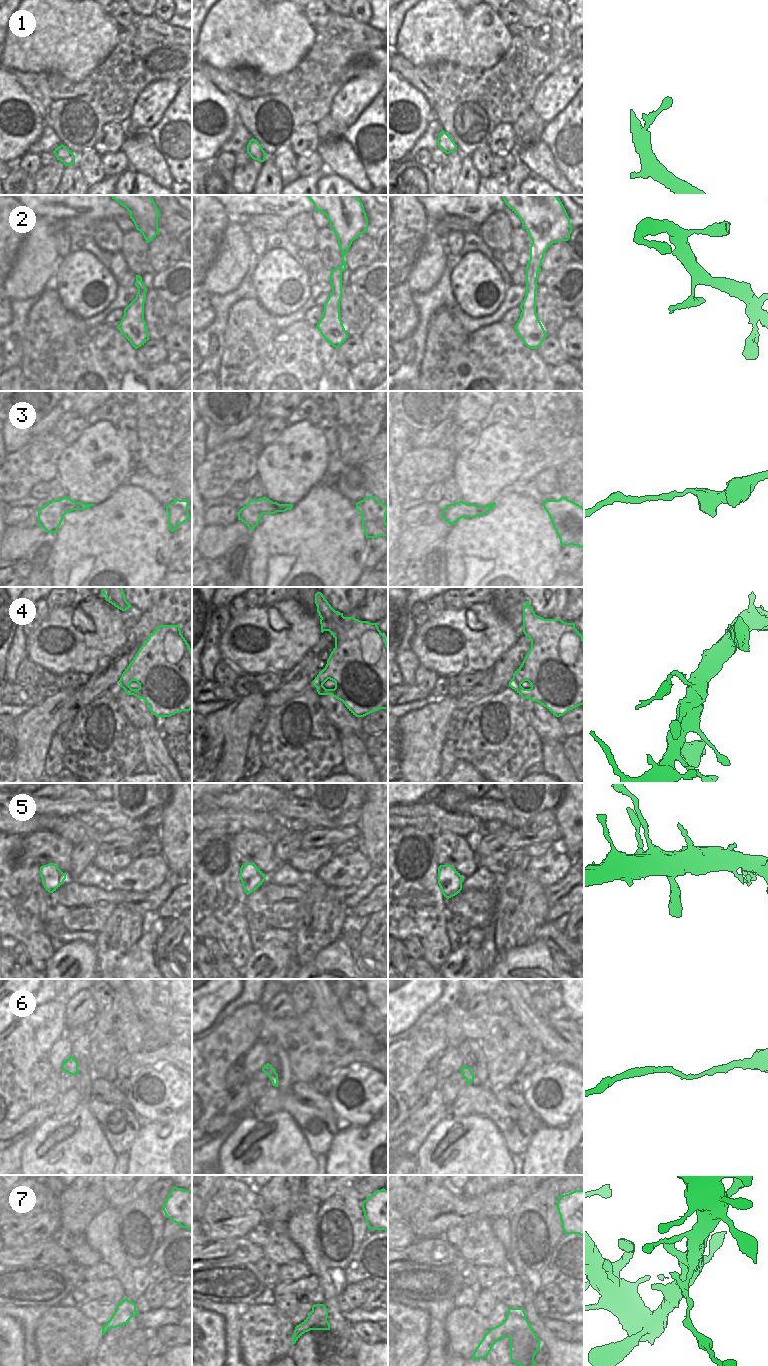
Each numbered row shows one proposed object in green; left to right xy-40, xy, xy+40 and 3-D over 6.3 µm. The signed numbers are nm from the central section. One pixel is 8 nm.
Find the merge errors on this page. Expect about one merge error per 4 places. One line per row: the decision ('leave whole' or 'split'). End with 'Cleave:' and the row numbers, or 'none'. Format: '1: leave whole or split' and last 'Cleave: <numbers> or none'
1: leave whole
2: split
3: leave whole
4: split
5: leave whole
6: leave whole
7: split
Cleave: 2, 4, 7

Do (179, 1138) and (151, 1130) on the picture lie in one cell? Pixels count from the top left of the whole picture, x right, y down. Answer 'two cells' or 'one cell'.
one cell

